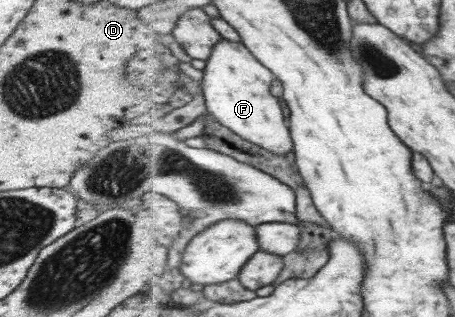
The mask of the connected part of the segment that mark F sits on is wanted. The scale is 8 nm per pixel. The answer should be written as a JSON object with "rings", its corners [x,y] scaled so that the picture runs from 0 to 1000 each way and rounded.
{"rings":[[[490,120],[470,142],[453,192],[440,271],[451,300],[455,350],[492,397],[593,479],[626,489],[646,467],[646,454],[618,315],[593,290],[604,252],[598,221],[589,221],[547,151],[530,132]]]}

